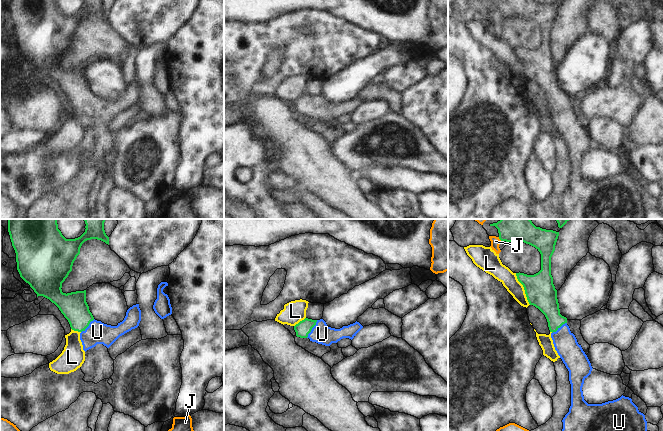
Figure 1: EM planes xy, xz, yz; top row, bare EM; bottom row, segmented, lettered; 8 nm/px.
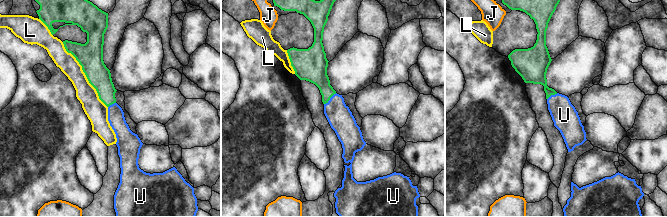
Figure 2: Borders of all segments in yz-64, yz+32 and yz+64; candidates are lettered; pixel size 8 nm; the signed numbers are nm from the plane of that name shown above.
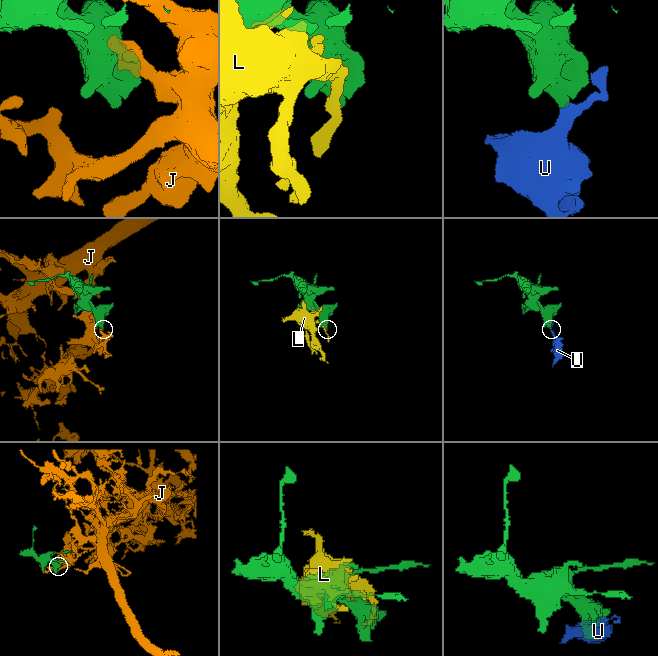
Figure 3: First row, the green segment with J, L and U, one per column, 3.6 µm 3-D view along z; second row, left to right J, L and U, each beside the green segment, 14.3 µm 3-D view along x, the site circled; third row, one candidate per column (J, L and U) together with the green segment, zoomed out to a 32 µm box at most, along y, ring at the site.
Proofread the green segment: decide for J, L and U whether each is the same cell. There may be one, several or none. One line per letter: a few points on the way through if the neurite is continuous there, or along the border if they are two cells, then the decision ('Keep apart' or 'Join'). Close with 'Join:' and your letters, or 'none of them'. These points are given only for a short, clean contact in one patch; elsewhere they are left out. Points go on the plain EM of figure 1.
J: Boundary: yz (498, 13), (501, 17). Keep apart
L: Keep apart
U: Path across: xz (303, 104), (311, 105), (322, 110). Join
Join: U

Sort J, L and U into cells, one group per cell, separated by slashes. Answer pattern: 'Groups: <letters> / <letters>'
Groups: J / L / U

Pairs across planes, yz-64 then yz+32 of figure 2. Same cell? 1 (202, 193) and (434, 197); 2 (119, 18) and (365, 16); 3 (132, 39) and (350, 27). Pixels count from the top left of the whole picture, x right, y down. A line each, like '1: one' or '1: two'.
1: two
2: two
3: two

